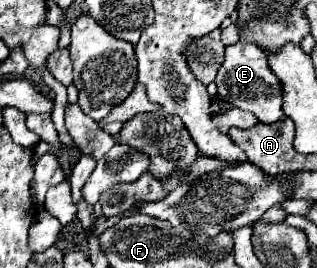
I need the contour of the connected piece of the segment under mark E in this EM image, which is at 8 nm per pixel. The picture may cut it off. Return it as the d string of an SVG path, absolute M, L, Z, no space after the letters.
M238 40L236 44L226 46L224 62L216 74L216 86L218 86L220 98L224 98L226 102L234 104L240 110L252 112L258 118L258 122L272 124L272 122L278 122L280 118L284 118L284 112L280 108L280 104L282 104L280 82L268 68L264 50L260 50L256 44Z

